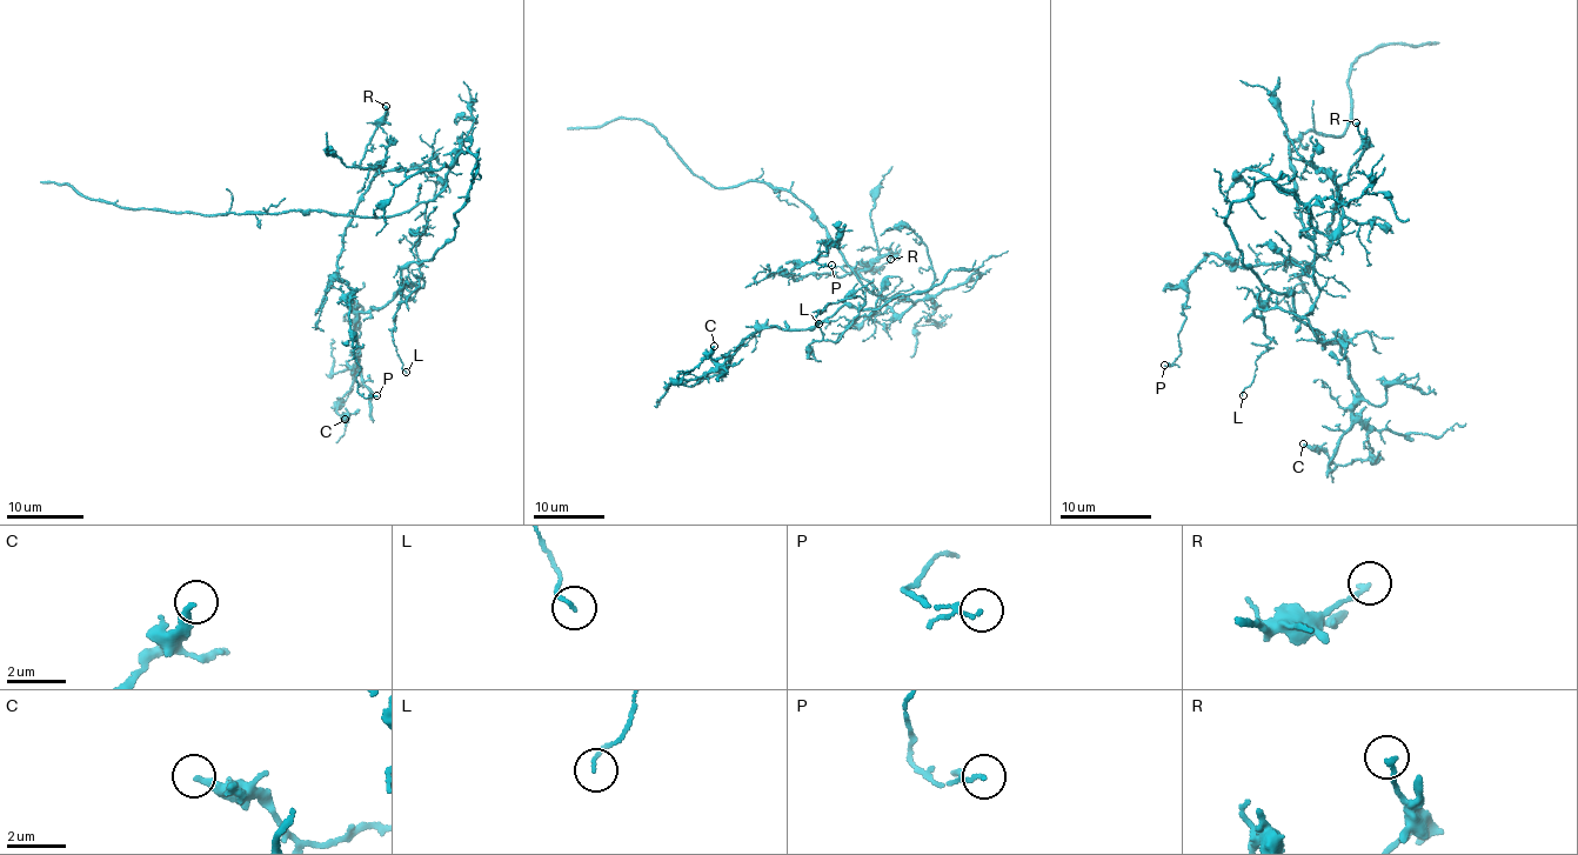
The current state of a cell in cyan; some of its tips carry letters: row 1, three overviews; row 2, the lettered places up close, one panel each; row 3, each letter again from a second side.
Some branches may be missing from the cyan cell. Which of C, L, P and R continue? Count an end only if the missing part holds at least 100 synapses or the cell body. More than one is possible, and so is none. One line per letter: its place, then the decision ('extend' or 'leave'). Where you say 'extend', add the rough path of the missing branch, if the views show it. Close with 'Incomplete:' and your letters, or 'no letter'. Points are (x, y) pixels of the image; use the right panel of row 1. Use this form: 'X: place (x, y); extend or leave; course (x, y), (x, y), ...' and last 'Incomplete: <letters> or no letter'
C: place (1303, 443); leave
L: place (1243, 395); leave
P: place (1164, 365); leave
R: place (1356, 122); leave
Incomplete: no letter

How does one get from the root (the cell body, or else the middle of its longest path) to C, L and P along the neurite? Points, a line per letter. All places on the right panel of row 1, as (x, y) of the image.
C: (1290, 191), (1255, 184), (1225, 225), (1261, 284), (1339, 345), (1371, 451), (1341, 465), (1303, 443)
L: (1290, 191), (1308, 213), (1301, 233), (1315, 245), (1319, 296), (1306, 314), (1254, 311), (1270, 345), (1243, 395)
P: (1290, 191), (1326, 234), (1344, 214), (1338, 188), (1329, 251), (1305, 266), (1205, 260), (1164, 365)

